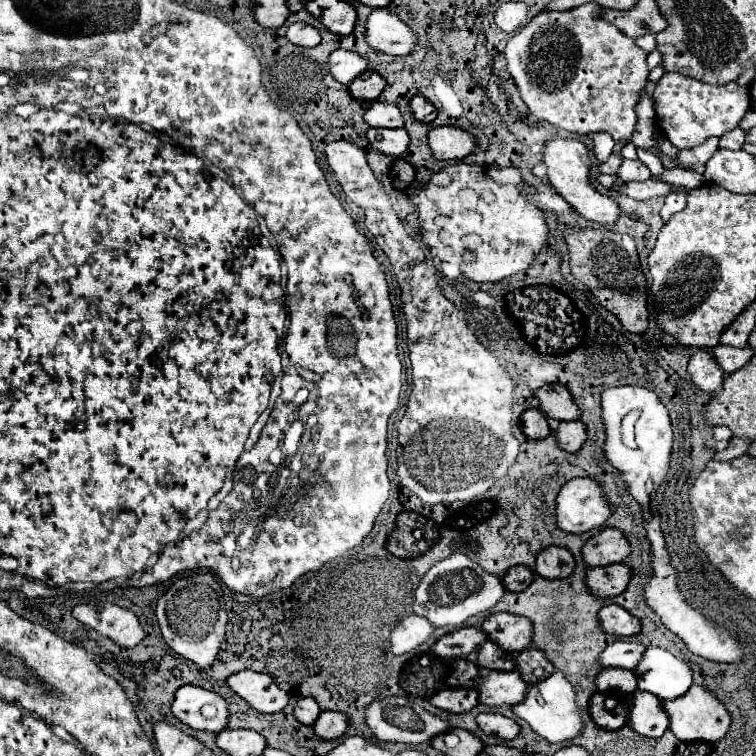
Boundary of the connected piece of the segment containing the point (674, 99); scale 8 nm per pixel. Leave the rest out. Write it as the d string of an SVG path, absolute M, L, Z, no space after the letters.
M666 72L656 84L654 106L656 106L656 128L678 150L682 150L682 148L694 148L710 136L720 138L722 134L734 130L744 112L750 108L750 92L748 86L742 86L738 82L712 86L698 82L690 76Z

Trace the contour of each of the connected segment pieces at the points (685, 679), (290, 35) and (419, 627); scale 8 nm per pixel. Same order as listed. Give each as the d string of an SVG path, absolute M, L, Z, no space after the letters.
M648 648L642 662L634 668L638 690L646 690L664 700L674 700L694 684L692 668L664 648Z
M296 22L296 24L290 24L290 28L286 32L286 38L292 44L304 46L304 48L314 48L322 40L322 32L314 26L306 24L306 22Z
M412 614L412 616L404 618L396 626L396 630L390 634L392 652L404 654L404 652L418 648L420 644L424 644L432 636L434 630L436 630L436 626L430 626L430 622L426 622L426 618L422 618L422 616Z

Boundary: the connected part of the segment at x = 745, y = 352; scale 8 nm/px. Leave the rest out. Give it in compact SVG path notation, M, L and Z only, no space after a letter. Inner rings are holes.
M714 346L712 350L714 358L718 360L718 364L722 366L722 370L726 374L732 374L734 370L740 370L742 366L746 366L746 362L750 362L750 358L754 356L754 350L750 346L744 348L736 348L736 346Z

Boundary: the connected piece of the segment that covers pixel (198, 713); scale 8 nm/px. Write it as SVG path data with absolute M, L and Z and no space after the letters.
M186 684L176 692L172 712L190 728L216 734L226 730L226 722L230 720L226 698L194 684Z

